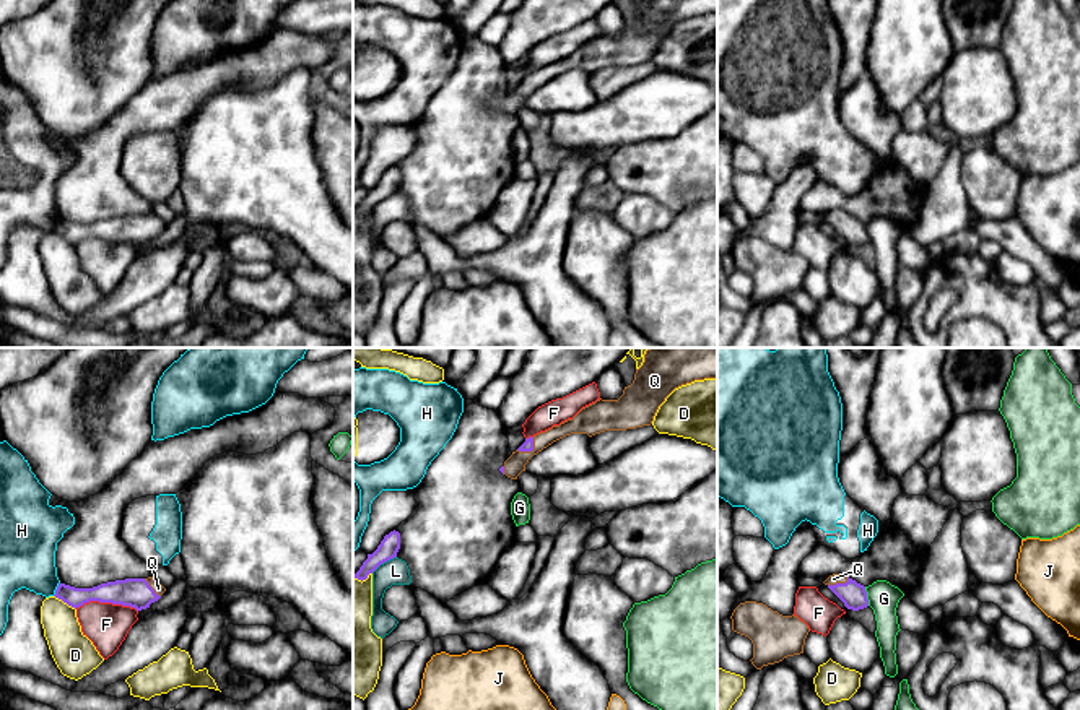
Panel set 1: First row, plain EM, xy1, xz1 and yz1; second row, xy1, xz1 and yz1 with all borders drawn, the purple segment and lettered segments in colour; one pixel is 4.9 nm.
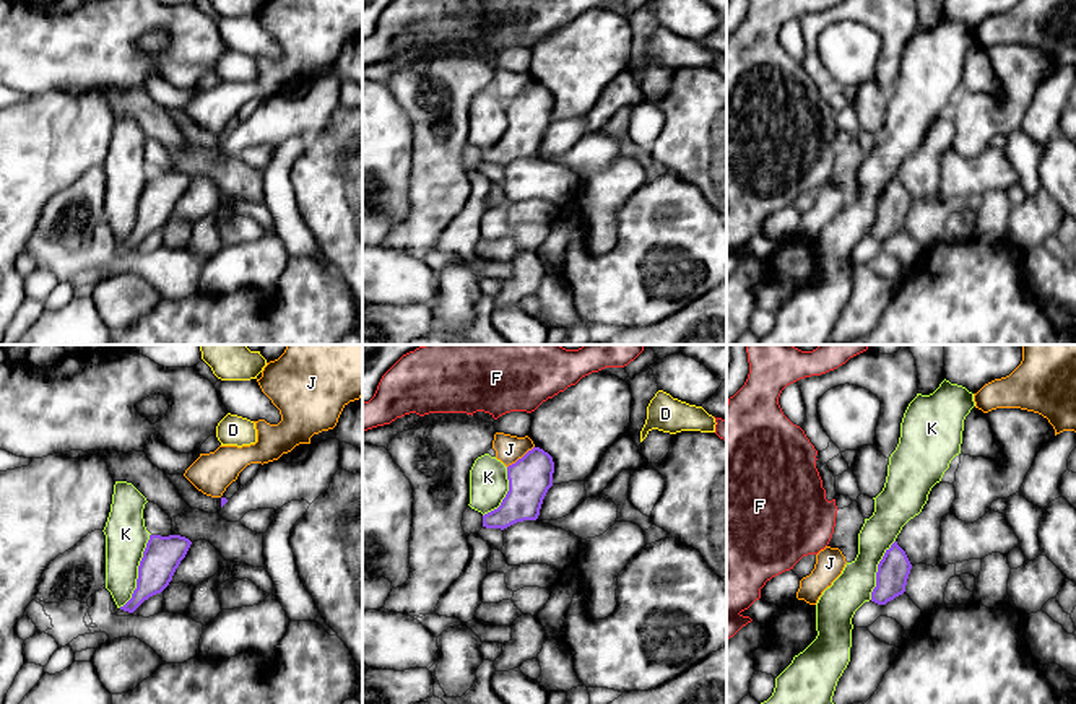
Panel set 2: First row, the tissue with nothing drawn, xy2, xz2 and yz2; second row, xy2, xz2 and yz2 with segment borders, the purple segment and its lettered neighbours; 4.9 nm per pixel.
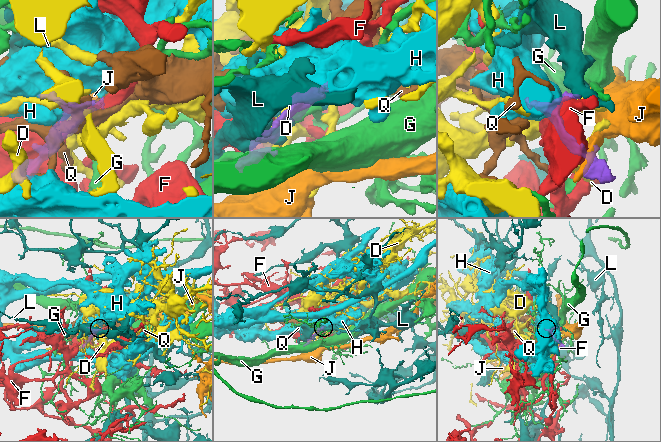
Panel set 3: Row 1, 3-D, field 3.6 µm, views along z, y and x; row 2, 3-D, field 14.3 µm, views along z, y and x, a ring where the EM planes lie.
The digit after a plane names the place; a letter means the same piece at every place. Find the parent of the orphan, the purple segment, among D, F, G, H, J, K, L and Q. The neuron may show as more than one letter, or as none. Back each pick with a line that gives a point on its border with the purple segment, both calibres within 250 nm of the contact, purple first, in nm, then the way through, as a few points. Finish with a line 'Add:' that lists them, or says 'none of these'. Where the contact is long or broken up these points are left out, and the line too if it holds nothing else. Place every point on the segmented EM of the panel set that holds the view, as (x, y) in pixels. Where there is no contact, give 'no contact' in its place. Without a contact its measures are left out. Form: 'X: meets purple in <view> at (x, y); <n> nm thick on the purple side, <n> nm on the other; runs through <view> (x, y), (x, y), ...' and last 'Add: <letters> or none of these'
Q: meets purple in xz1 at (531, 450); 60 nm thick on the purple side, 100 nm on the other; runs through xz1 (527, 445), (531, 450), (514, 465)
Add: Q

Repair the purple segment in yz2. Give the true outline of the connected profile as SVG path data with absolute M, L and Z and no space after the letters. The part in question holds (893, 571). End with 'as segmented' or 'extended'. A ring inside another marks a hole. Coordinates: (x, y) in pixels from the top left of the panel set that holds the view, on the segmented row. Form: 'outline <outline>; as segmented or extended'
outline M894 541L878 564L876 587L871 592L871 602L886 605L902 595L905 592L910 569L912 564L905 551L897 545L897 541Z; as segmented

